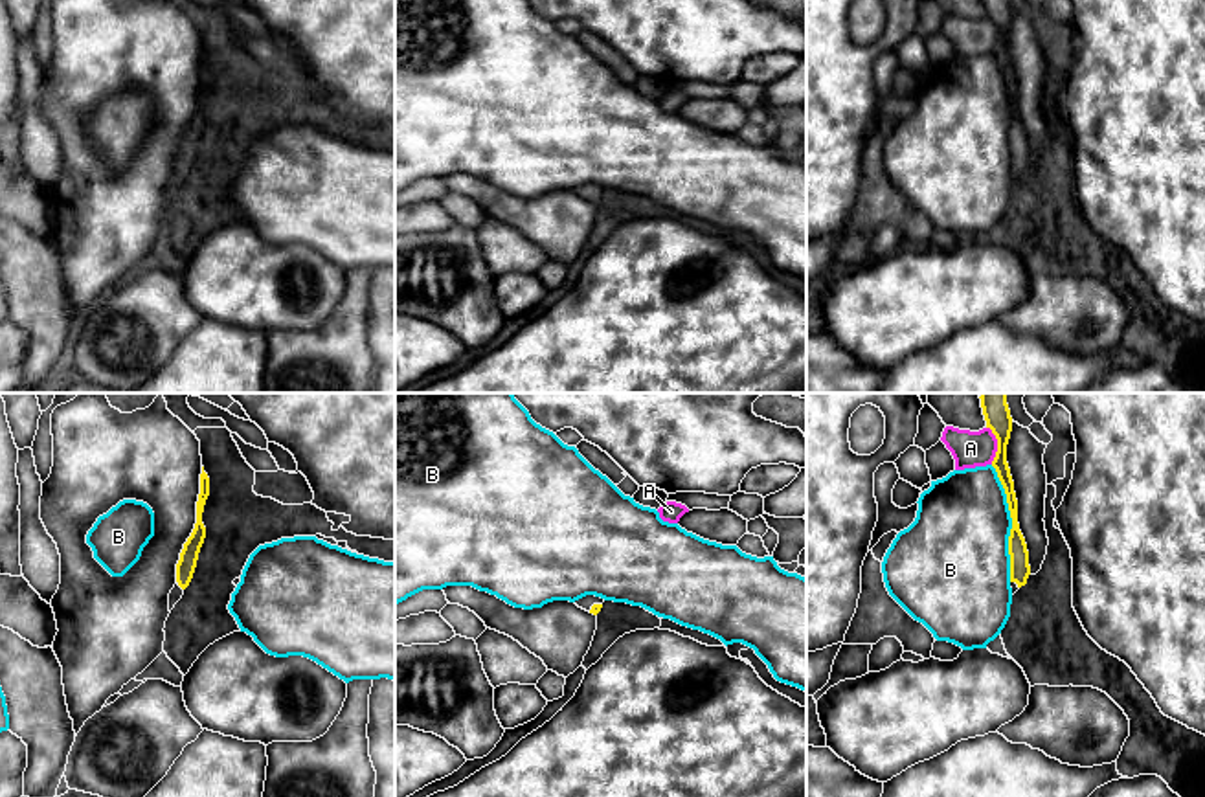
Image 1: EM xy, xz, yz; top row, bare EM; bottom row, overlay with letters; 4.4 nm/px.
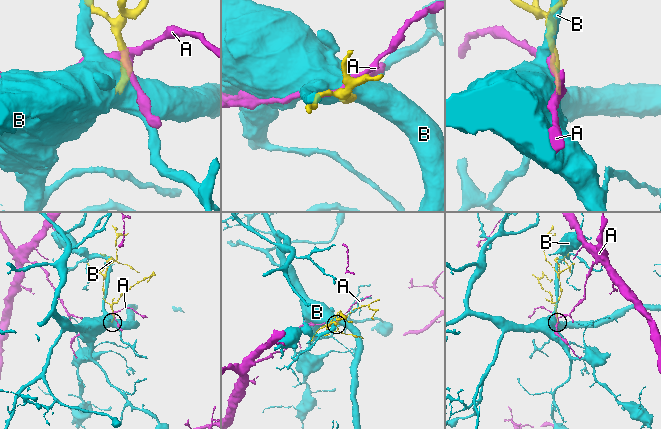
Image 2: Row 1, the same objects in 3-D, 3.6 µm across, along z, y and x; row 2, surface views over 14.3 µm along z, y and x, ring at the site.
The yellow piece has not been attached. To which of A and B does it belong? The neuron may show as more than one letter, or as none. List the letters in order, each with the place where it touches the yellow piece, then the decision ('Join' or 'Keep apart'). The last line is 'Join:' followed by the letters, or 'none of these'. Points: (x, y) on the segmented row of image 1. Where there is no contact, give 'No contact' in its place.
A: Touches yellow at yz (998, 445). Keep apart
B: Touches yellow at yz (1013, 524). Keep apart
Join: none of these

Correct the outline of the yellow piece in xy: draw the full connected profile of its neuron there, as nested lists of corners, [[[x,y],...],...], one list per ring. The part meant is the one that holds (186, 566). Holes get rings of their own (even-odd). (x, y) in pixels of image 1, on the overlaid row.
[[[202,466],[200,494],[198,494],[198,501],[197,501],[197,523],[195,523],[191,536],[184,544],[184,549],[180,553],[180,560],[176,564],[176,584],[169,593],[169,612],[182,599],[184,589],[189,586],[189,582],[193,578],[197,560],[198,560],[198,553],[200,553],[200,547],[202,547],[204,538],[206,538],[206,527],[202,523],[202,512],[204,512],[204,505],[206,505],[208,496],[209,496],[209,477],[208,477],[208,474],[204,472],[204,466]]]

